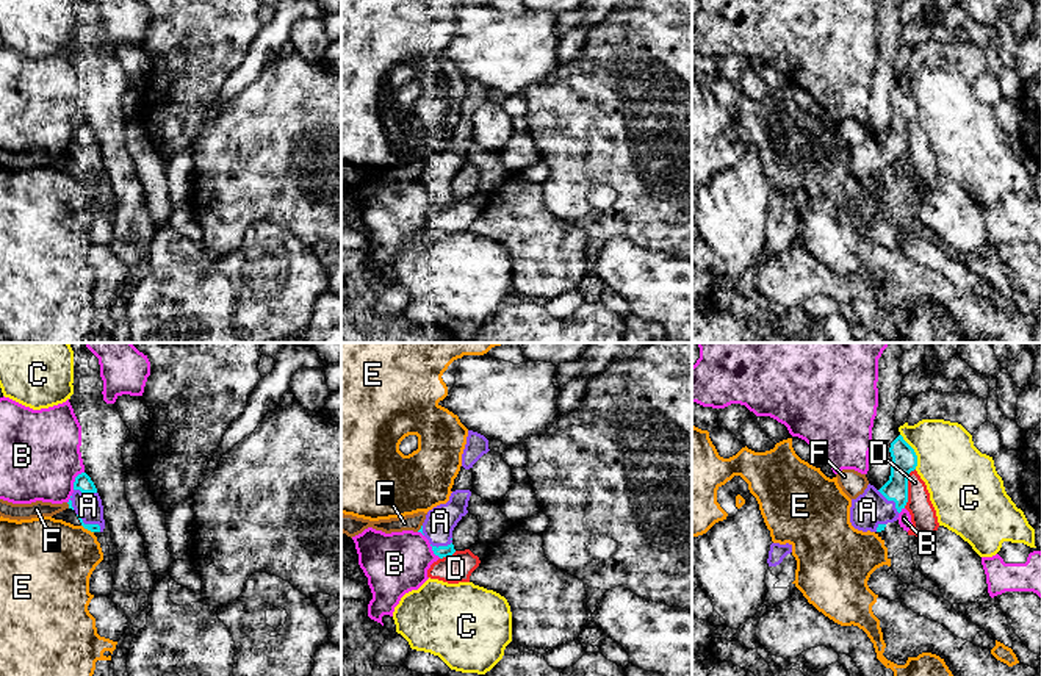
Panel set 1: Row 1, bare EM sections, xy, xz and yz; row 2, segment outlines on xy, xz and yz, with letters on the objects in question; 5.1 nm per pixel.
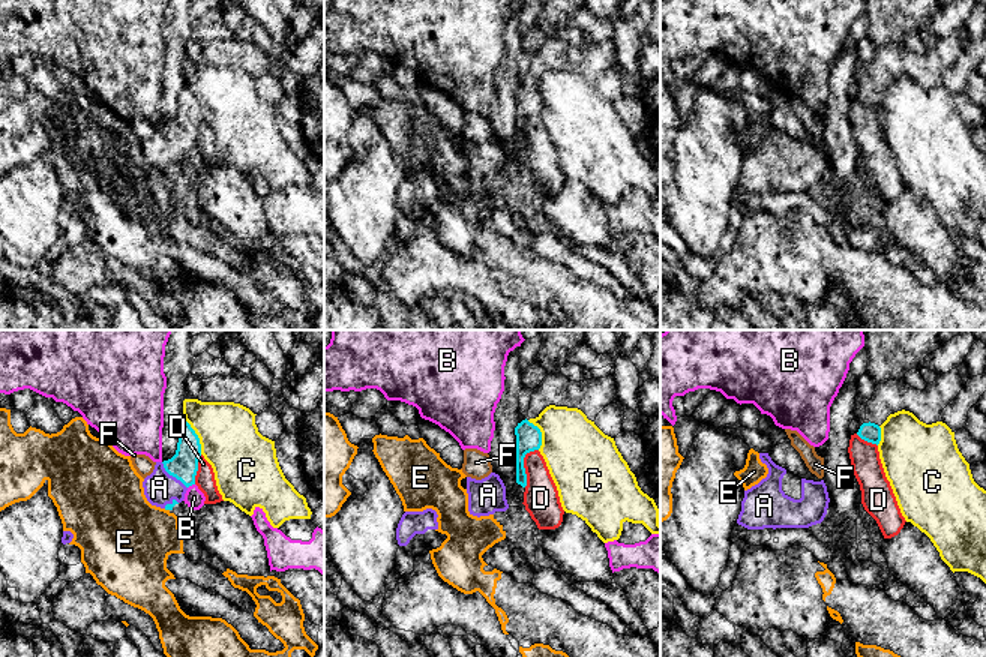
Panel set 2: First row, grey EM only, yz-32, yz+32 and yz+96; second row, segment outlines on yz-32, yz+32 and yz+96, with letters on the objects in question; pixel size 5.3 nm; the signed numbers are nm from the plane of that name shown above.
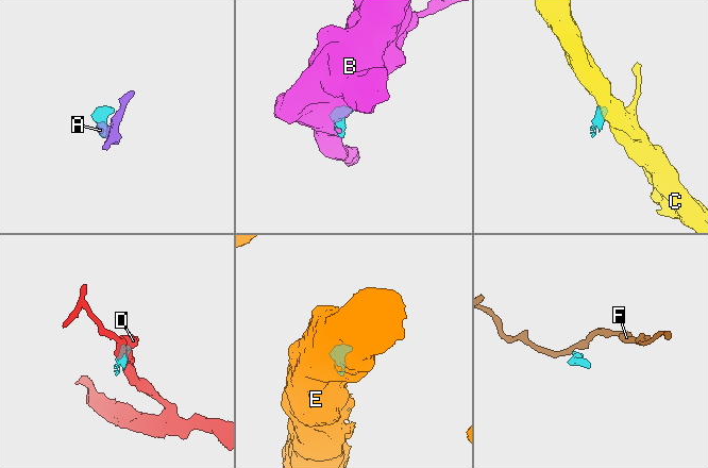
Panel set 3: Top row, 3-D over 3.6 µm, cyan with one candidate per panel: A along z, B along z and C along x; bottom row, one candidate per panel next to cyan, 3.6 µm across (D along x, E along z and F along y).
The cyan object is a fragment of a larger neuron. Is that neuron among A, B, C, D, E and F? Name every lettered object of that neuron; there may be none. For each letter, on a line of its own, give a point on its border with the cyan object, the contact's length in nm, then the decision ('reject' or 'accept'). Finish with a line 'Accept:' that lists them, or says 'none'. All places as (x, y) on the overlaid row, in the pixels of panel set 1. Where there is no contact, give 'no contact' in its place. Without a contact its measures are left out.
A: yz (891, 499) | 170 nm | accept
B: xy (75, 479) | 110 nm | reject
C: yz (913, 451) | 200 nm | reject
D: yz (907, 489) | 220 nm | reject
E: xy (88, 529) | 80 nm | reject
F: xz (421, 528) | 50 nm | reject
Accept: A

